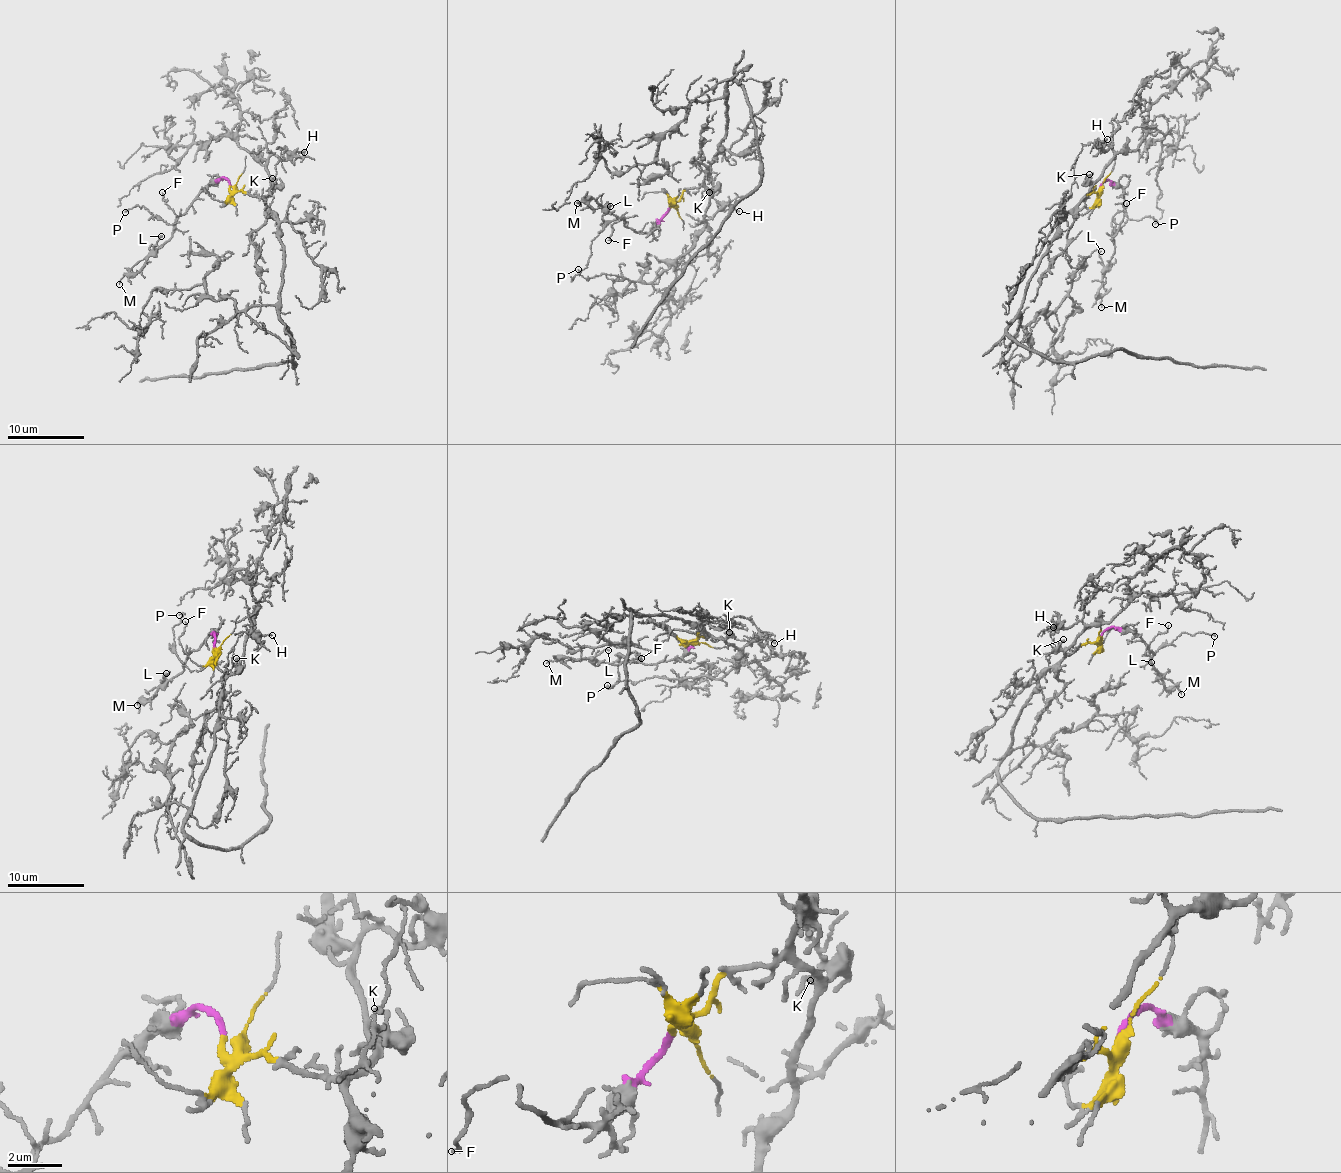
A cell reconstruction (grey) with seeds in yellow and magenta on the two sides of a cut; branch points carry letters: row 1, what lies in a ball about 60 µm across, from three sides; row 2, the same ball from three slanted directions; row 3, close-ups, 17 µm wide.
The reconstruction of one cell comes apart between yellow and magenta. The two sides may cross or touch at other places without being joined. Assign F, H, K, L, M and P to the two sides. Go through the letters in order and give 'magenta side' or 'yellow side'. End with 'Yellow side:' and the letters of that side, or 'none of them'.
F: magenta side
H: yellow side
K: yellow side
L: magenta side
M: magenta side
P: magenta side
Yellow side: H, K

